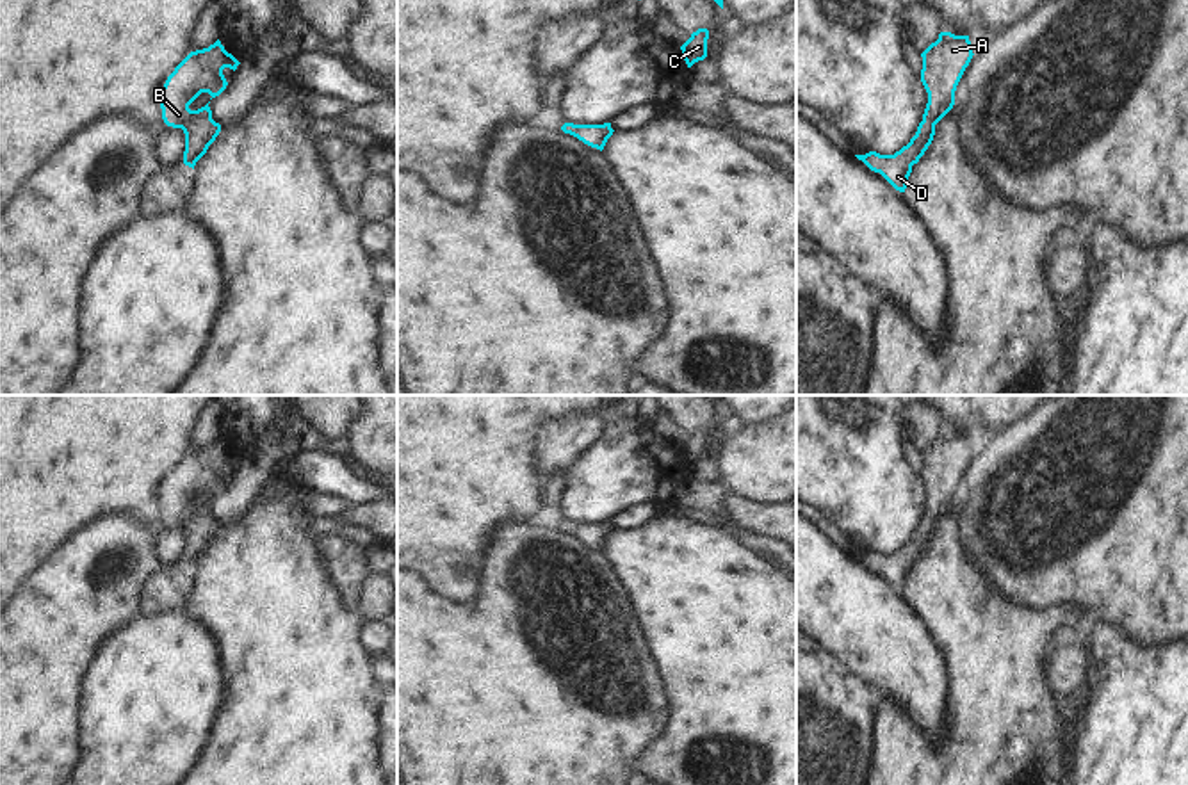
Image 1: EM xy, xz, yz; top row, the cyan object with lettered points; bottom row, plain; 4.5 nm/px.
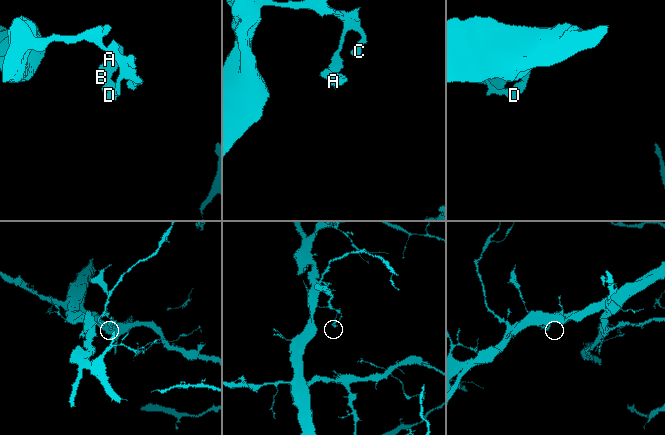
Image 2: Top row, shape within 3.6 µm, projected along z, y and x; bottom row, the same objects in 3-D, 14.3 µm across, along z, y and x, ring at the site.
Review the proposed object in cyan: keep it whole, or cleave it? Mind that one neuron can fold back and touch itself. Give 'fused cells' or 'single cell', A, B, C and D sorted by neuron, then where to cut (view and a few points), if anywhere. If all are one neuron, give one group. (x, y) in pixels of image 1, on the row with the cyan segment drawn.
single cell; A B C D; no cut

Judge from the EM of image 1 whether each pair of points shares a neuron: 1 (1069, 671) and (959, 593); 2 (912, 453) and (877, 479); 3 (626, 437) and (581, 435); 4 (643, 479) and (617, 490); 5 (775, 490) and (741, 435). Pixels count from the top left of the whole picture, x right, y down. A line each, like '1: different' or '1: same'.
1: different
2: different
3: different
4: same
5: same

